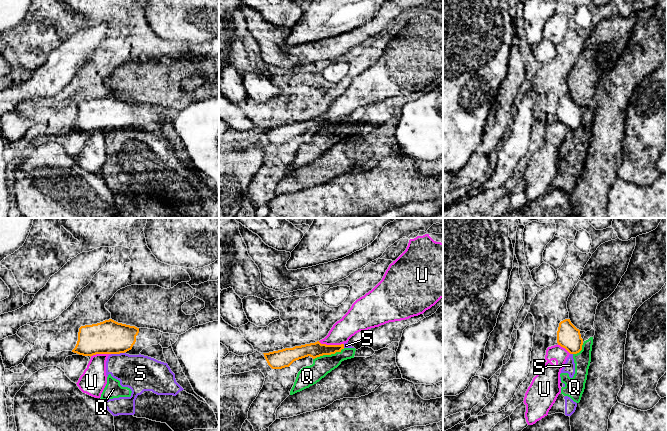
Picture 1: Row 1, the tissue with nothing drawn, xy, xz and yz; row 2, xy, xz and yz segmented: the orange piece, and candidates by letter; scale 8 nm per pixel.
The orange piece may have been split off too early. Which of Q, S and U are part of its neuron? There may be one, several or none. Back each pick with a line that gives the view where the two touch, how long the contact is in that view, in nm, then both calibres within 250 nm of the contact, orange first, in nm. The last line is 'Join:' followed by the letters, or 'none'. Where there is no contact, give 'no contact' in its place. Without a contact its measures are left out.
Join: none

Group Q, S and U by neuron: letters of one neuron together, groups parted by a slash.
Q S / U

